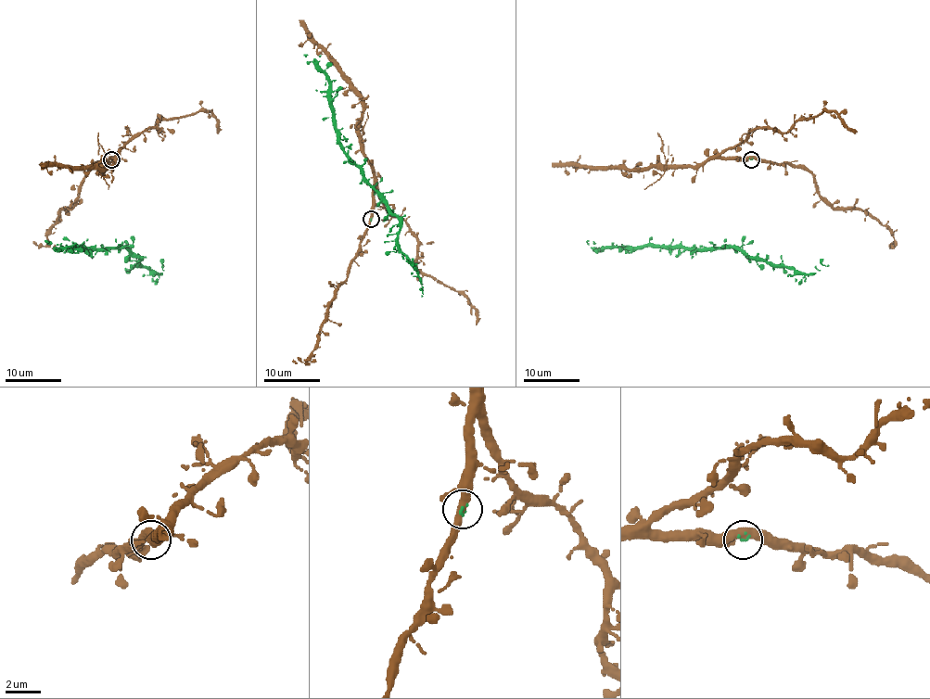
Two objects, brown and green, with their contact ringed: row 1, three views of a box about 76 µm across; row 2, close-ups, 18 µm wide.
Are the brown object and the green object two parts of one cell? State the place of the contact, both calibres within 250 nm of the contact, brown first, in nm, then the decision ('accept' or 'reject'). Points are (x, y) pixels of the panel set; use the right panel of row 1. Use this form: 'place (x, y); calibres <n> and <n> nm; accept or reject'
place (751, 159); calibres 420 and 150 nm; accept

